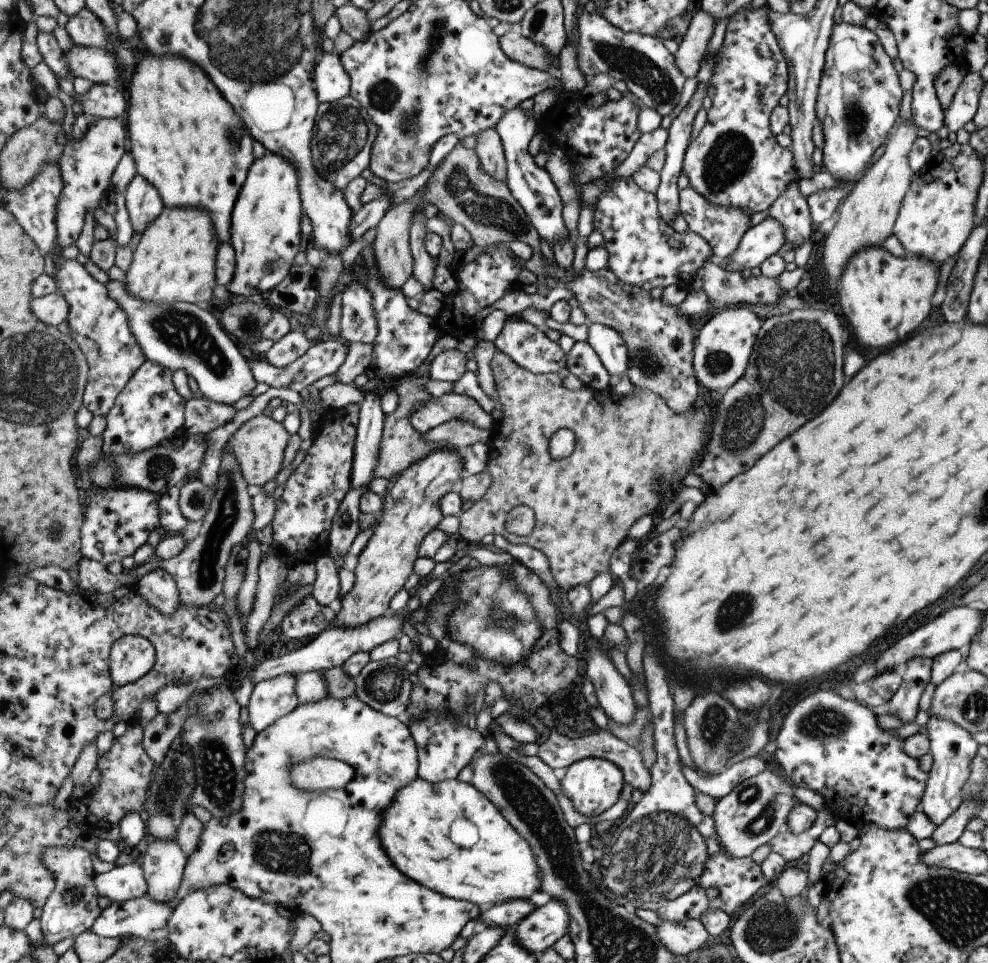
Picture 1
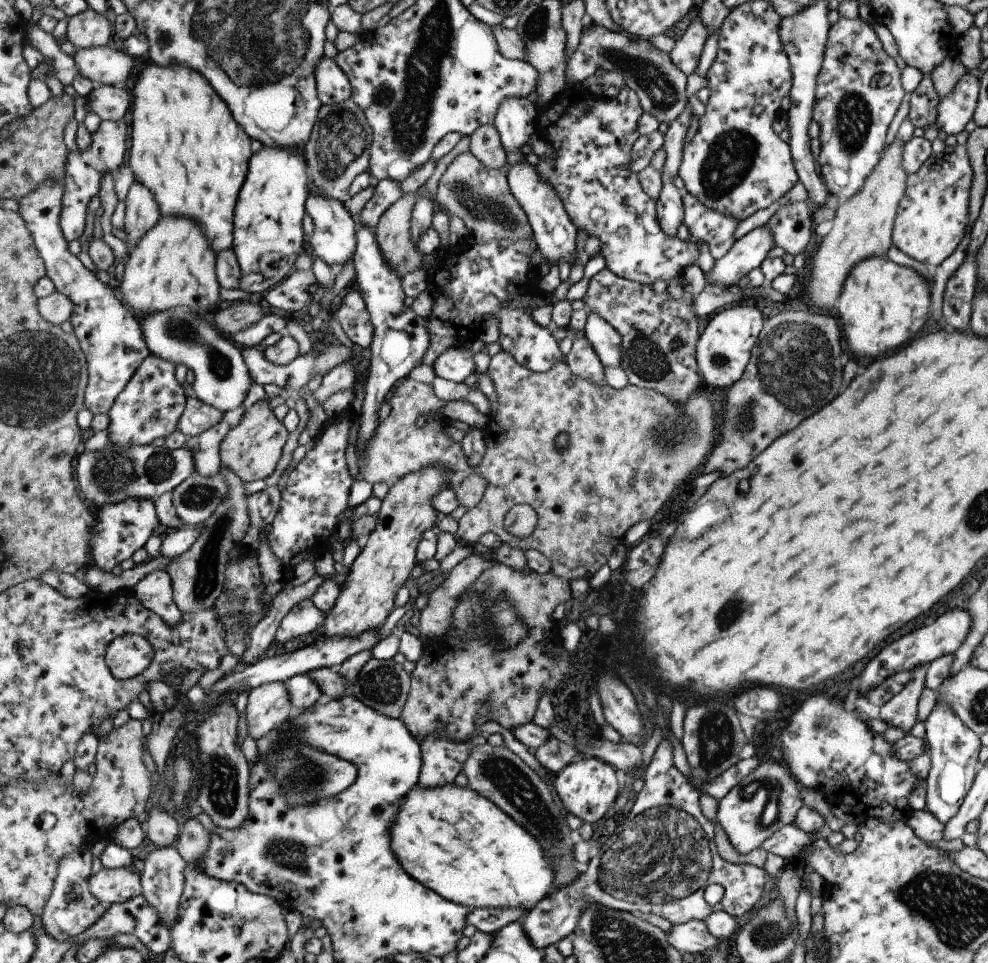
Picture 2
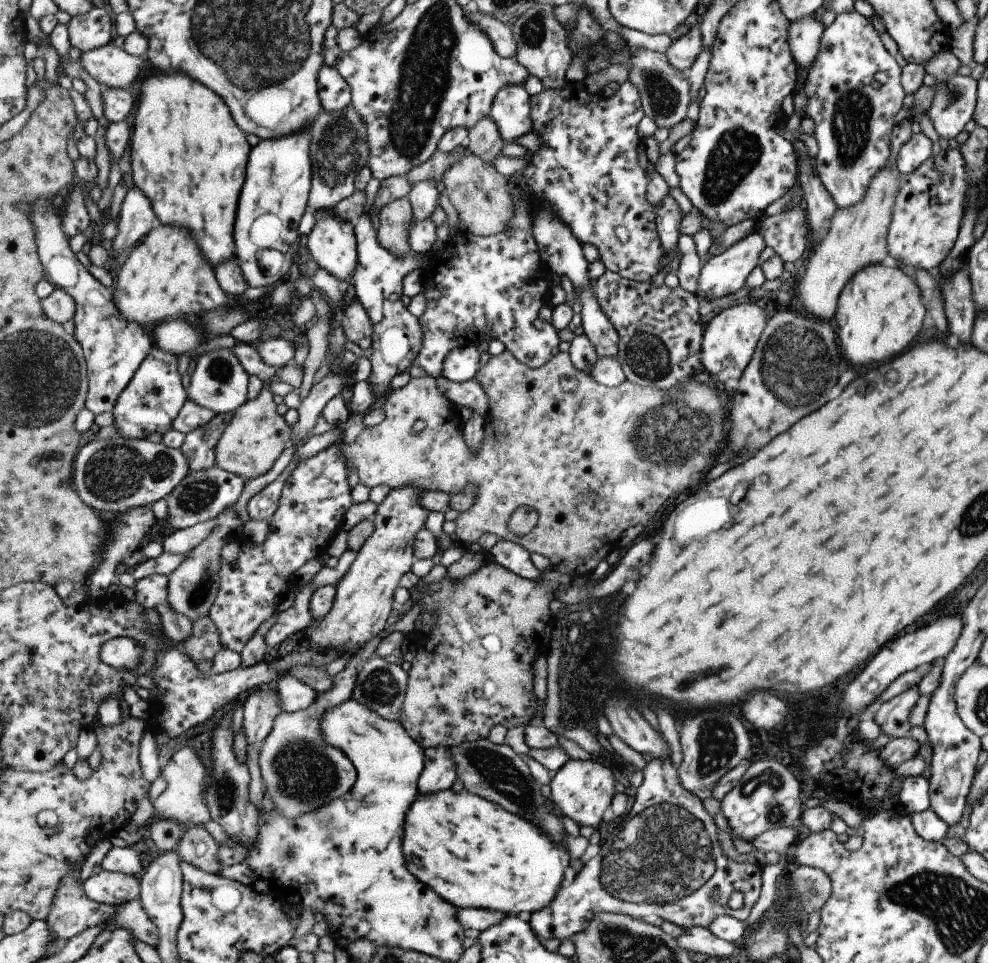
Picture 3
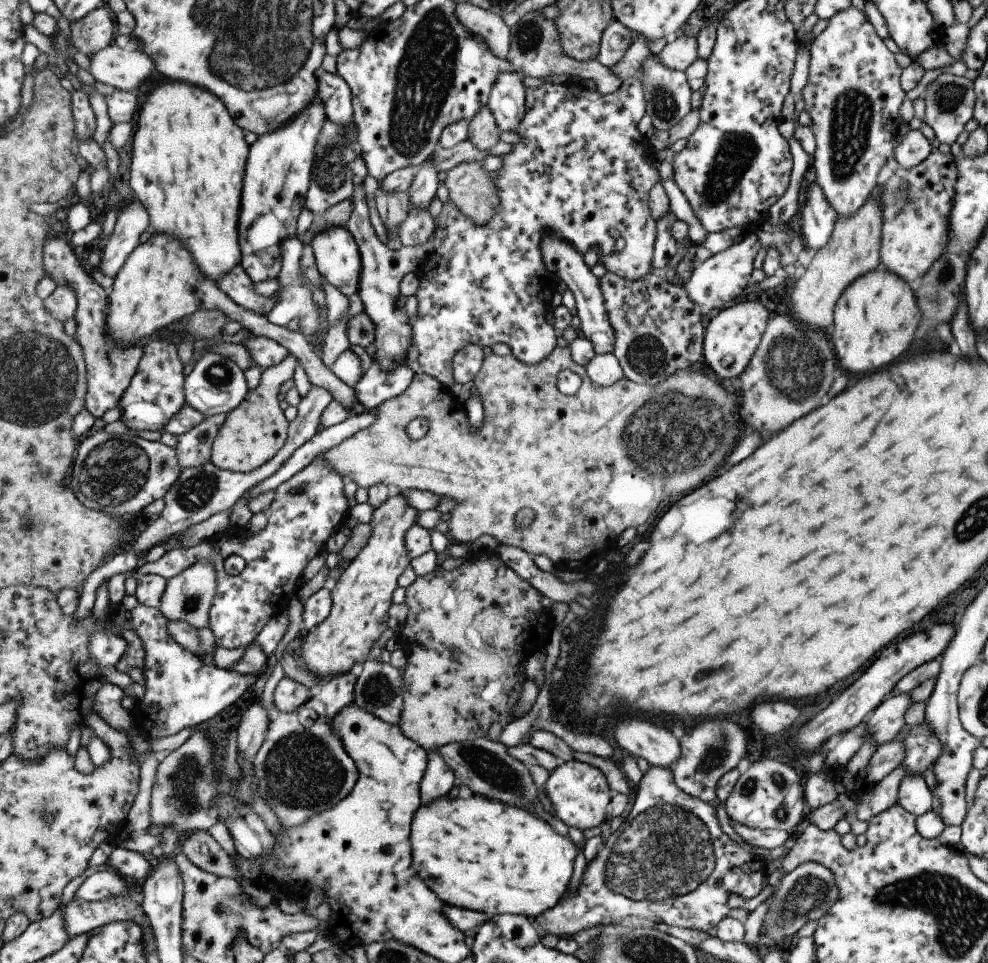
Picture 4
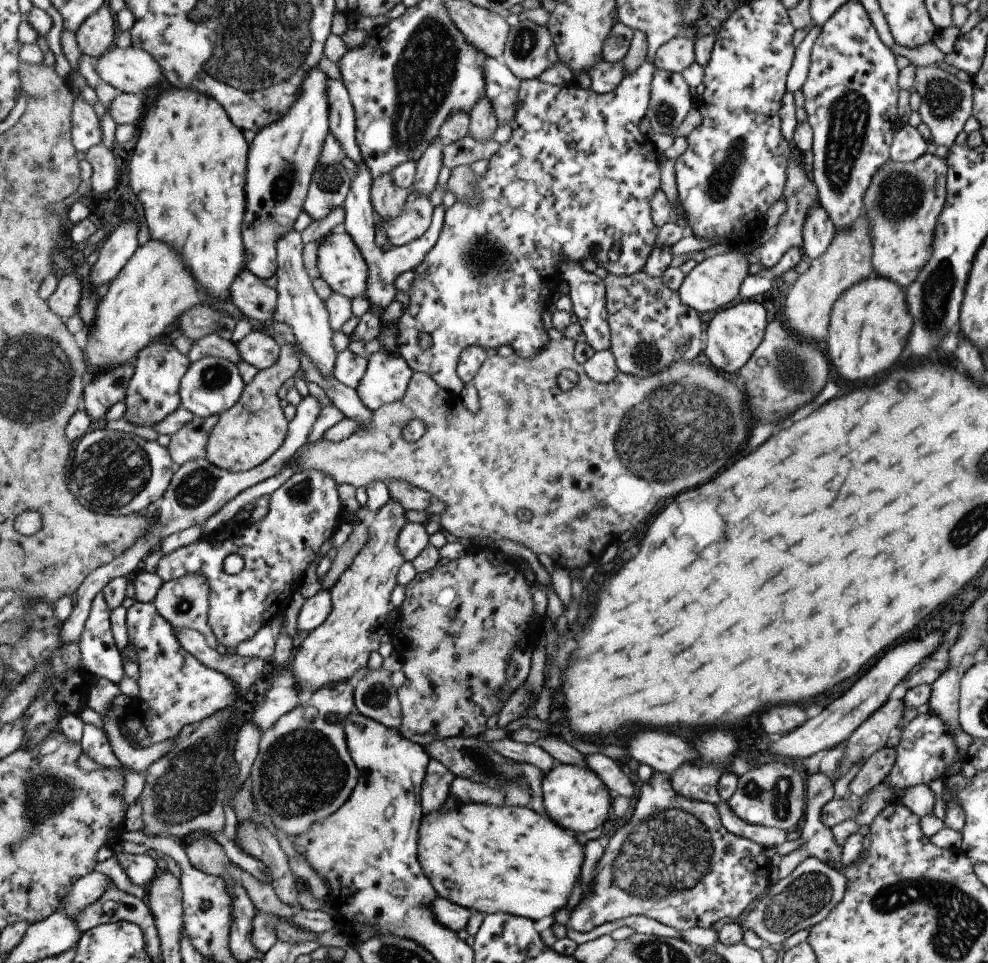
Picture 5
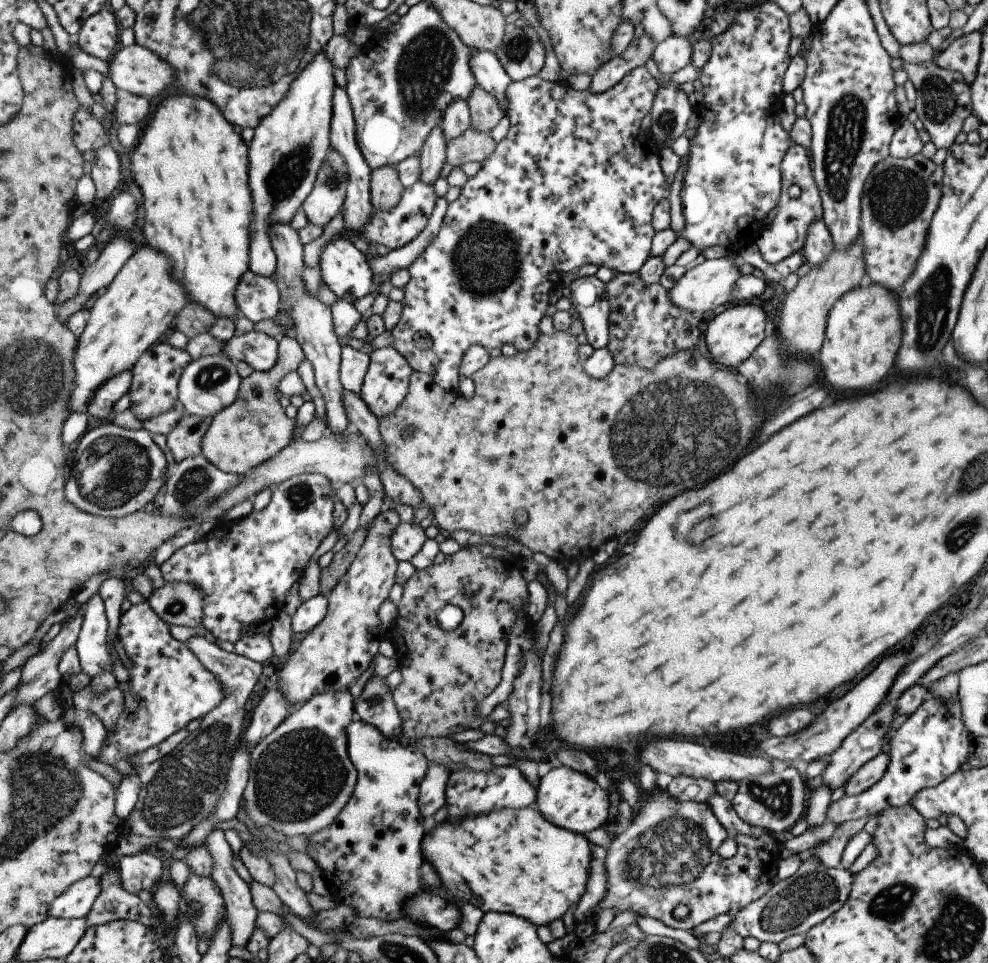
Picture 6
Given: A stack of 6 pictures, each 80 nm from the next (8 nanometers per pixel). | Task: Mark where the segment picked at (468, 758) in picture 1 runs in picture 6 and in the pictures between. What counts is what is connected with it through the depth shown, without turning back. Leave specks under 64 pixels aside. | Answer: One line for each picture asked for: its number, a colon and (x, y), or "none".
2: (443, 759)
3: (441, 771)
4: (440, 778)
5: (436, 788)
6: (433, 794)

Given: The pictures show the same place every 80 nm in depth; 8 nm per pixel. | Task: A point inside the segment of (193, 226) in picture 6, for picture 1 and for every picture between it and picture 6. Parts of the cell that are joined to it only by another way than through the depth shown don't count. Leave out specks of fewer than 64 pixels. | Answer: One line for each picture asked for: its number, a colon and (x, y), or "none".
1: (188, 141)
2: (187, 148)
3: (190, 158)
4: (188, 168)
5: (189, 167)

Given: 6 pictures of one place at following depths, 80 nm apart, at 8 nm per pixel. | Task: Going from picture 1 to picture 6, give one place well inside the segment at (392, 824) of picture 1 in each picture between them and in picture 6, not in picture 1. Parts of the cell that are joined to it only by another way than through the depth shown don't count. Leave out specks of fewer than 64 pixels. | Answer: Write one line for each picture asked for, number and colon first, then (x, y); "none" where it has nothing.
2: (455, 841)
3: (474, 853)
4: (476, 853)
5: (511, 860)
6: (515, 861)

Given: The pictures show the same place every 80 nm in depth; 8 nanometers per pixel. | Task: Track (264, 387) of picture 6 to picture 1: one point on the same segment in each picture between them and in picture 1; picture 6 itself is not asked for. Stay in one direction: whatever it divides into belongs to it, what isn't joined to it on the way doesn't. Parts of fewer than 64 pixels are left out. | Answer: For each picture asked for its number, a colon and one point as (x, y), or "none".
1: (259, 445)
2: (253, 448)
3: (256, 437)
4: (253, 434)
5: (248, 435)

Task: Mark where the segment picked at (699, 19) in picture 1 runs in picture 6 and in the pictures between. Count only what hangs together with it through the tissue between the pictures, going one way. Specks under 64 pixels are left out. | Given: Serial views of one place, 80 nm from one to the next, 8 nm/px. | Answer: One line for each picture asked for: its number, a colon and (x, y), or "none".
2: (684, 55)
3: (681, 53)
4: (677, 54)
5: (674, 56)
6: (675, 51)

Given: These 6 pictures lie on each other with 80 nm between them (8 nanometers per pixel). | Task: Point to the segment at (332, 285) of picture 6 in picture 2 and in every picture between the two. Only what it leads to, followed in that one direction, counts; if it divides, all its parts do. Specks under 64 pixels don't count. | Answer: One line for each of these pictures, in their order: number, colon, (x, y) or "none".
2: (335, 240)
3: (333, 244)
4: (339, 260)
5: (343, 267)

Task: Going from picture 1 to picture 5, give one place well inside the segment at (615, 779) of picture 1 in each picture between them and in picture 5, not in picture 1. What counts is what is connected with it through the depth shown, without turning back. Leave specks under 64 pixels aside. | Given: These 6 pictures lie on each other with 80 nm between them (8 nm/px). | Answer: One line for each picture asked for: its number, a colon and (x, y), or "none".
2: (587, 788)
3: (582, 790)
4: (579, 793)
5: (576, 798)

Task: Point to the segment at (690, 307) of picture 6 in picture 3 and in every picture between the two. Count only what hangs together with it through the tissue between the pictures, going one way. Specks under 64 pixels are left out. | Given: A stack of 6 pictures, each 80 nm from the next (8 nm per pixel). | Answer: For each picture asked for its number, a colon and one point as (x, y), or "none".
3: (722, 275)
4: (720, 280)
5: (713, 283)

